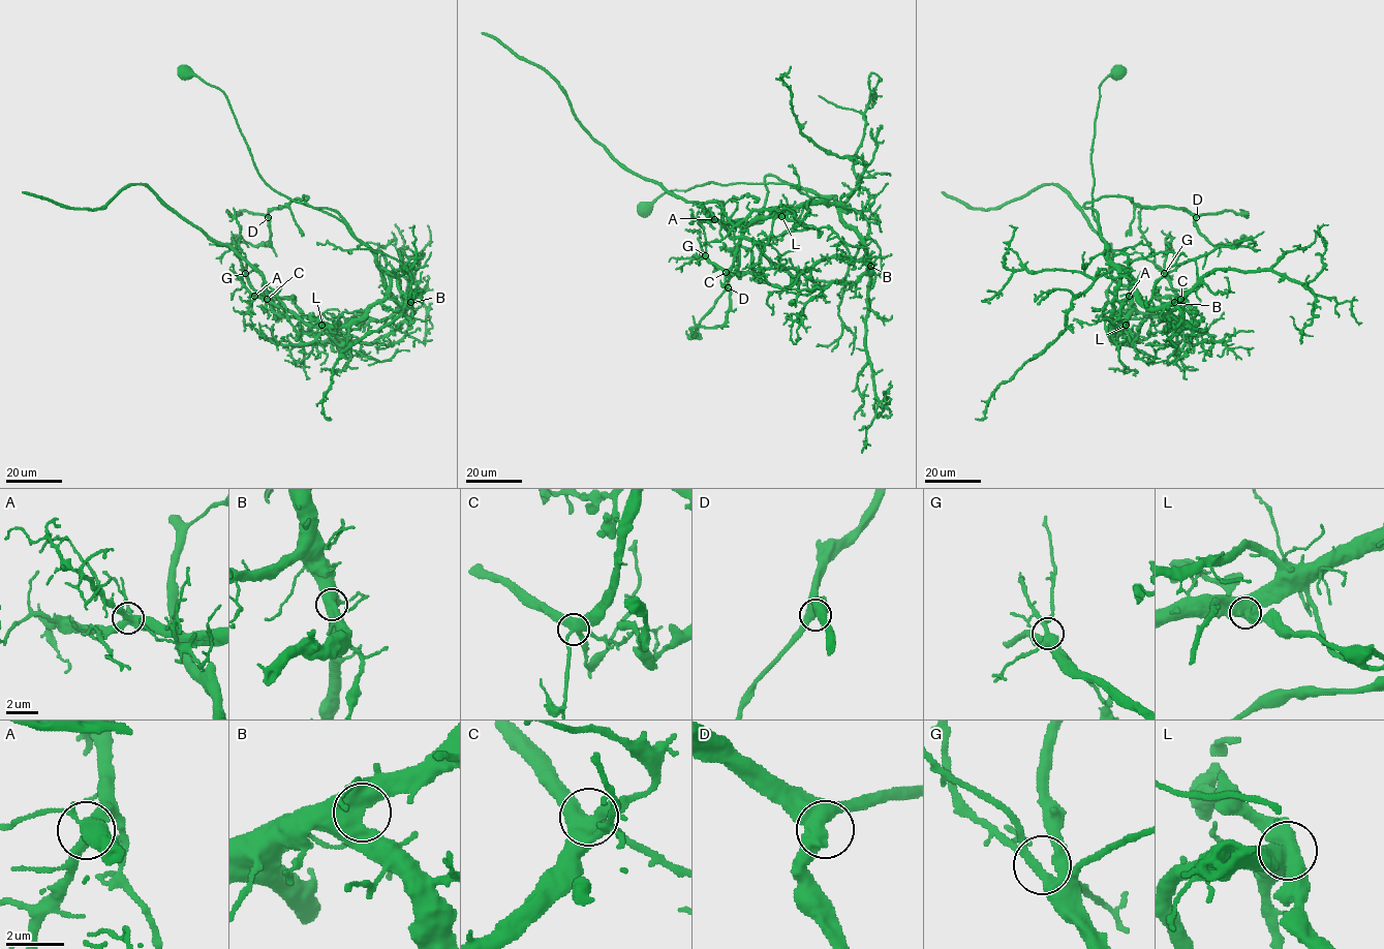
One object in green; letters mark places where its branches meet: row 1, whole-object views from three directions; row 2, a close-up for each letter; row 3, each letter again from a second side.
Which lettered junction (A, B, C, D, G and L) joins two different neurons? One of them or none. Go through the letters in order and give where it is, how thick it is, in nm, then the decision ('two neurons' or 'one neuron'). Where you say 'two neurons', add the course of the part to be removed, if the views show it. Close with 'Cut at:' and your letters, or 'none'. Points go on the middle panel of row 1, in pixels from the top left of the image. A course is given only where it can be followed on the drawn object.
A: place (714, 219); calibre 440 nm; one neuron
B: place (870, 266); calibre 550 nm; one neuron
C: place (726, 272); calibre 440 nm; one neuron
D: place (728, 287); calibre 480 nm; one neuron
G: place (705, 255); calibre 280 nm; one neuron
L: place (781, 216); calibre 600 nm; two neurons; course (781, 216), (807, 226), (759, 241), (732, 238), (721, 203), (688, 203), (627, 171), (553, 79), (482, 32)
Cut at: L

